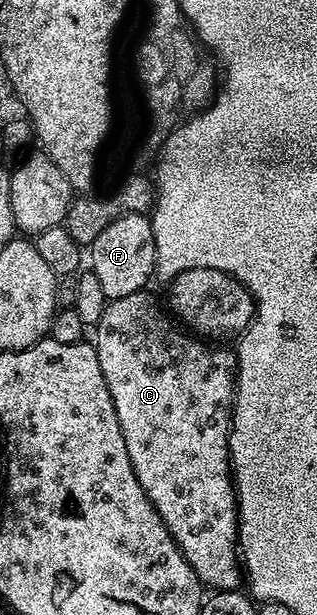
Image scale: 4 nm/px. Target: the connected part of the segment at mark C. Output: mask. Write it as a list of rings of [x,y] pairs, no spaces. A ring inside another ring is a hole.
[[[144,291],[107,302],[101,319],[93,327],[101,375],[105,375],[105,387],[109,387],[113,411],[117,411],[117,423],[121,423],[121,435],[125,435],[129,463],[133,463],[137,483],[149,495],[149,503],[161,515],[169,535],[204,586],[211,591],[235,591],[241,585],[241,561],[237,556],[239,500],[235,497],[231,472],[231,410],[237,357],[232,350],[230,353],[206,345],[198,341],[203,339],[184,331],[166,312],[159,310],[158,303],[149,294]]]

